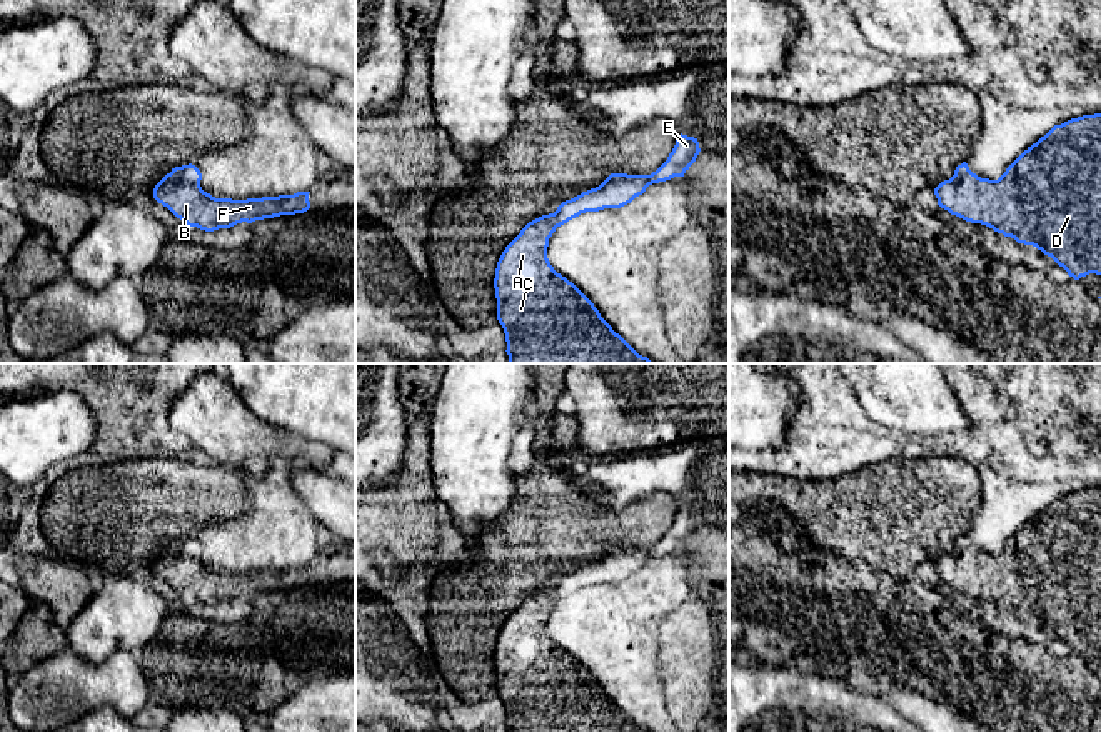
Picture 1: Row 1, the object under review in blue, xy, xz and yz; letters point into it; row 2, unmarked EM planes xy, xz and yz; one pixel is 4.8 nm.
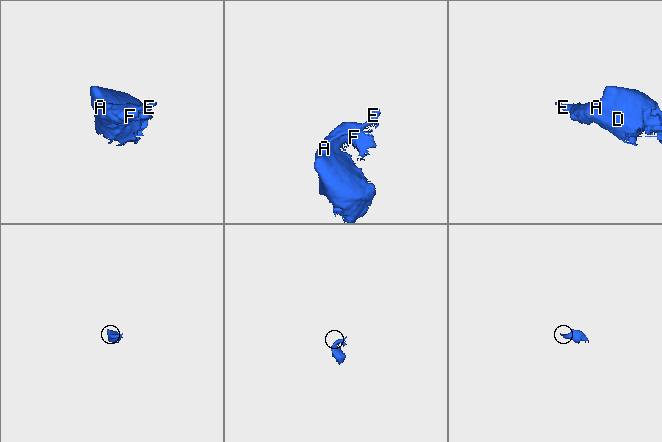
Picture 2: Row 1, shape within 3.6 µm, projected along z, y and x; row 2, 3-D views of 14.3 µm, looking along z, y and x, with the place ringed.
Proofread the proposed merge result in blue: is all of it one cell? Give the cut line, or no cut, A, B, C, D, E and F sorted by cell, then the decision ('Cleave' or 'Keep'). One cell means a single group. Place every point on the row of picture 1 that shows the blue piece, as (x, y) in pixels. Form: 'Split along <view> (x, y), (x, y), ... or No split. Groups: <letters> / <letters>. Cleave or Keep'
No split. Groups: A B C D E F. Keep

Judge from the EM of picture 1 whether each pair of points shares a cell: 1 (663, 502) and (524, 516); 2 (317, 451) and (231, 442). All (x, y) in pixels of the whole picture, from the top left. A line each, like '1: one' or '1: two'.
1: one
2: one

